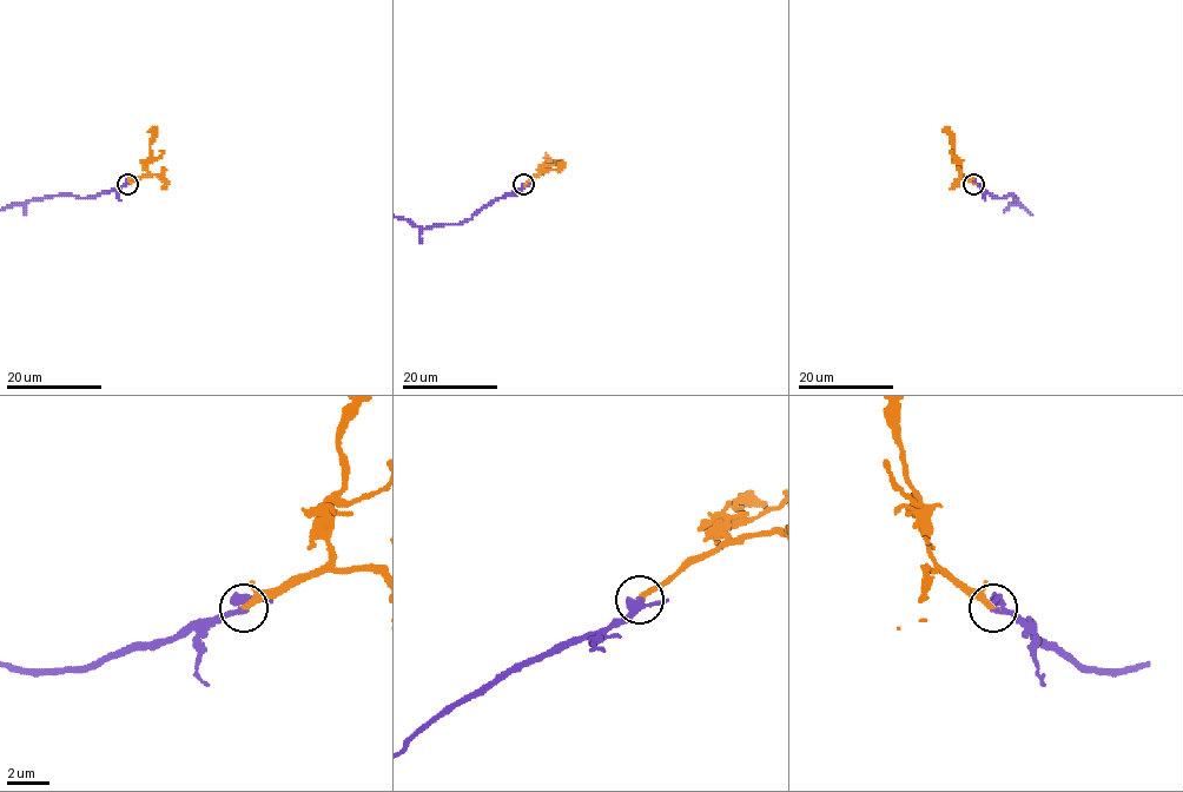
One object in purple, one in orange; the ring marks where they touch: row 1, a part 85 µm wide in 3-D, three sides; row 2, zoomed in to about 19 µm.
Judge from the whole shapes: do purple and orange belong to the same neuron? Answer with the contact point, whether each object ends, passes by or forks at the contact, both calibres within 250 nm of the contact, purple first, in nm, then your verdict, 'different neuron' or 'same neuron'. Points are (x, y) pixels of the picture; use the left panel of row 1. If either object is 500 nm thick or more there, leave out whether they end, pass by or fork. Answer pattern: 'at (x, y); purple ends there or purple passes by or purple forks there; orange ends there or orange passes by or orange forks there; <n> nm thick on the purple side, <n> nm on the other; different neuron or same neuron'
at (127, 184); purple passes by; orange passes by; 340 nm thick on the purple side, 220 nm on the other; same neuron

